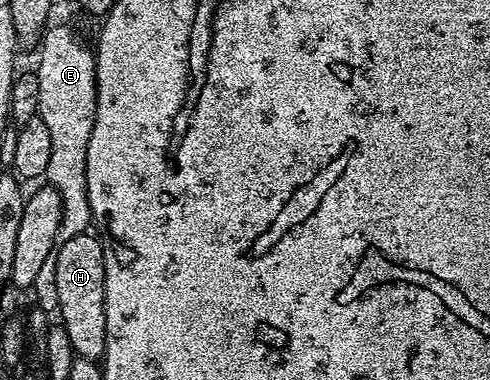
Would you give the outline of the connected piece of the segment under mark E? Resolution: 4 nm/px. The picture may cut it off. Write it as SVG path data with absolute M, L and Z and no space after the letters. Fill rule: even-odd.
M55 24L46 27L41 37L41 57L35 71L39 78L37 116L51 134L51 162L47 162L44 179L48 187L59 190L63 202L63 218L57 235L60 245L89 232L94 223L87 198L87 144L91 142L91 130L97 121L97 61L92 47L84 48L67 25Z

